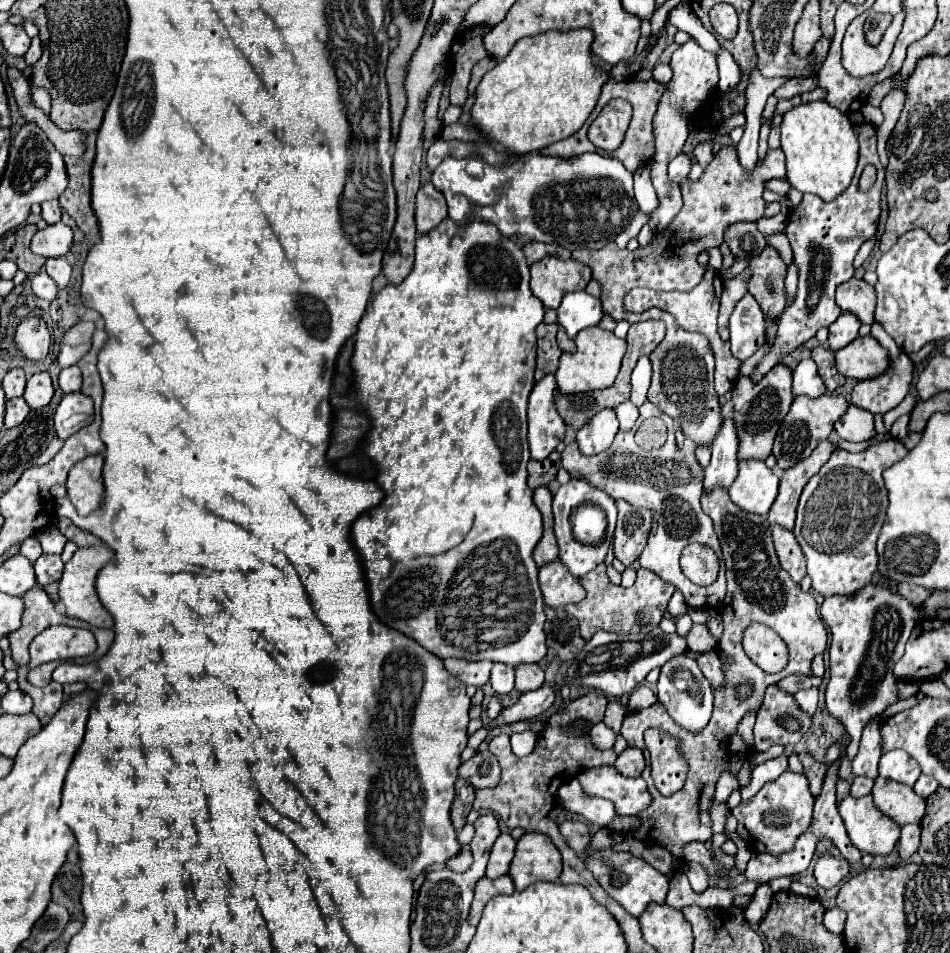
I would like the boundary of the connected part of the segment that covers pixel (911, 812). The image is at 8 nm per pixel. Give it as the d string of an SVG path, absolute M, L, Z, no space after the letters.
M877 776L871 796L877 808L881 808L881 812L885 812L901 826L919 824L925 816L925 800L905 784Z

